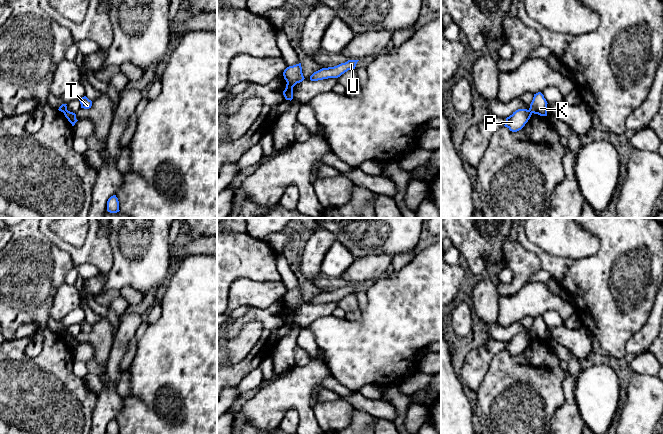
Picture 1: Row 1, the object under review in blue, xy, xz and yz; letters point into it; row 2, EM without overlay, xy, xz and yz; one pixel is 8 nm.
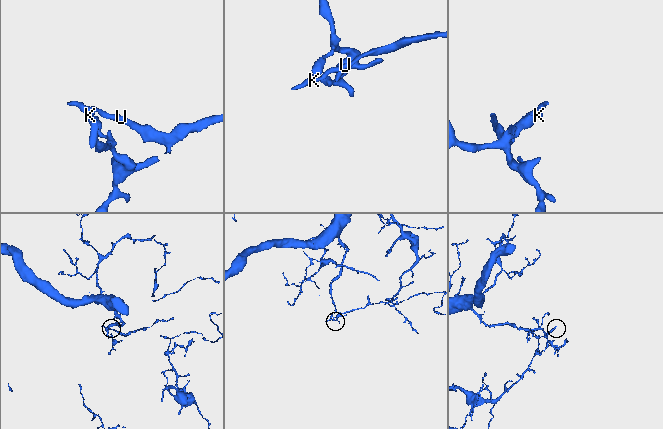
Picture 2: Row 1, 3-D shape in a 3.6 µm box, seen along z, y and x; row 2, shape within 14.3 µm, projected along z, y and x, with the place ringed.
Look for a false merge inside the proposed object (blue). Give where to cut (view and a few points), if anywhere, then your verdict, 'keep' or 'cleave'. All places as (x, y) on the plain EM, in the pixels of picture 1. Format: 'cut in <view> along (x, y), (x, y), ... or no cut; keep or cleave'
cut in xz along (287, 306), (293, 310); cleave

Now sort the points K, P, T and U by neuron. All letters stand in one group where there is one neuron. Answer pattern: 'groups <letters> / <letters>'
groups K T U / P

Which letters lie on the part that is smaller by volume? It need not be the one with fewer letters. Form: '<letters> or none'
K, T, U

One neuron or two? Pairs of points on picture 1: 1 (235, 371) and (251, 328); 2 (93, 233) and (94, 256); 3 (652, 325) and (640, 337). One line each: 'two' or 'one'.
1: two
2: one
3: one

